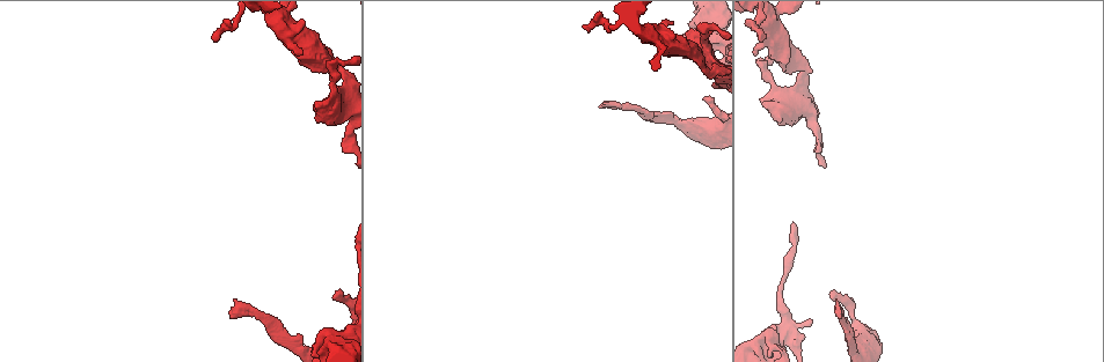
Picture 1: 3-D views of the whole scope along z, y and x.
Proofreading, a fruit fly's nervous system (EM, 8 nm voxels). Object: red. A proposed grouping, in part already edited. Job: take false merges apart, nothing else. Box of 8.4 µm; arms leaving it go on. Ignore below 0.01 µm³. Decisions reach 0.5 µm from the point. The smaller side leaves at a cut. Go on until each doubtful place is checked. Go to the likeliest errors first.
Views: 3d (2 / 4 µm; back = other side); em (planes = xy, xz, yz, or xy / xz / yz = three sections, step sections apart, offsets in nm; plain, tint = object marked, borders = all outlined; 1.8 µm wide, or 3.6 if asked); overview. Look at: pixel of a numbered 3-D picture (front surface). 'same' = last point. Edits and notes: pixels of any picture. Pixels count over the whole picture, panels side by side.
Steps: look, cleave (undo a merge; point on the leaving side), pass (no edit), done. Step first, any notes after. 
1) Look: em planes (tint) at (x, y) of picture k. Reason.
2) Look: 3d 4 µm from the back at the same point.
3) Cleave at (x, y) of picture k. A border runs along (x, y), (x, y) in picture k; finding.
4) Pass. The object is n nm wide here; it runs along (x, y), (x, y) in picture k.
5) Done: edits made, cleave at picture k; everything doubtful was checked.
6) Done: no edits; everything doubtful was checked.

Look: 3d 4 µm at (782, 351) of picture 1. Sharp bend.

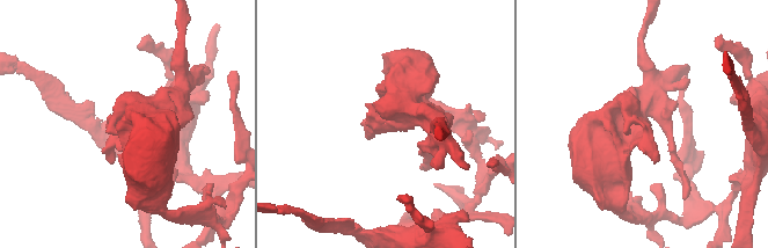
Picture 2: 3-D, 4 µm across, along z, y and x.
Look: em 3.6 µm planes (tint) at (402, 118) of picture 2.

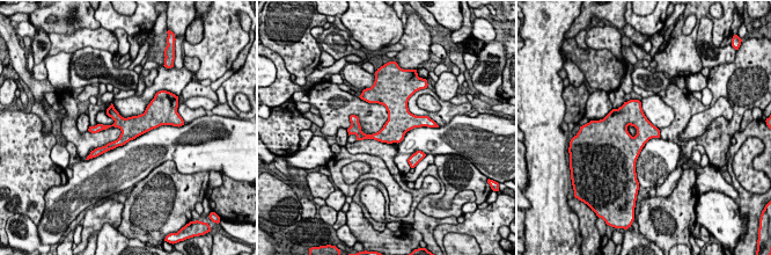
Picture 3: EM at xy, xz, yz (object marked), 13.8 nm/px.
Pass. The object is 300 nm wide here; it runs along (159, 119), (94, 129) in picture 3; continuous, no second neuron.

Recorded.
Look: em 3.6 µm yz step 16 (tint) at (712, 134) of picture 1. Calibre changes.

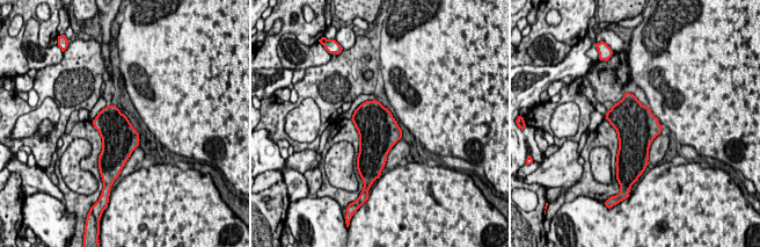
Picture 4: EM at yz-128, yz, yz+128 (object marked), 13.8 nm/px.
Look: em 3.6 µm planes (tint) at the same point. Cut it another way.

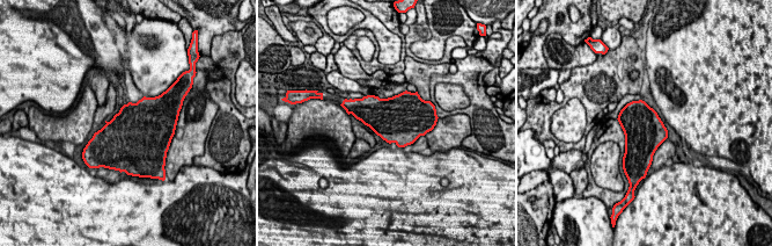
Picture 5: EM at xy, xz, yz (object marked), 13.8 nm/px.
Pass. One neuron here.

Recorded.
Look: 3d 2 µm at (774, 88) of picture 1. Thick turns thin.

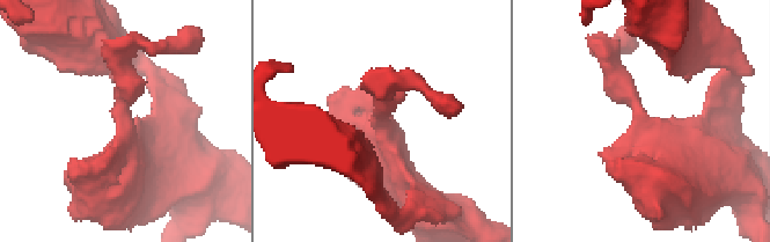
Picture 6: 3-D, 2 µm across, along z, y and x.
Look: em planes (tint) at (383, 121) of picture 6.

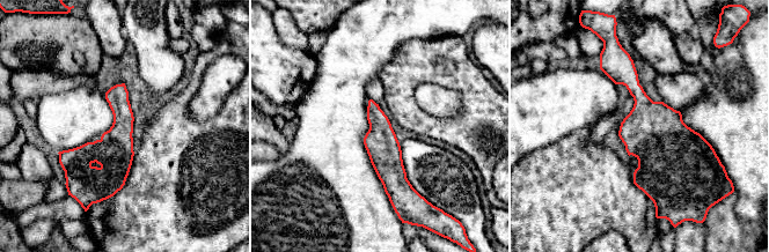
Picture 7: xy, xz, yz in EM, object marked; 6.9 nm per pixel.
Pass. The object is 220 nm wide here; it runs along (371, 103), (393, 175), (393, 197) in picture 7; all the same neuron.

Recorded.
Done: no edits; everything doubtful was checked.

